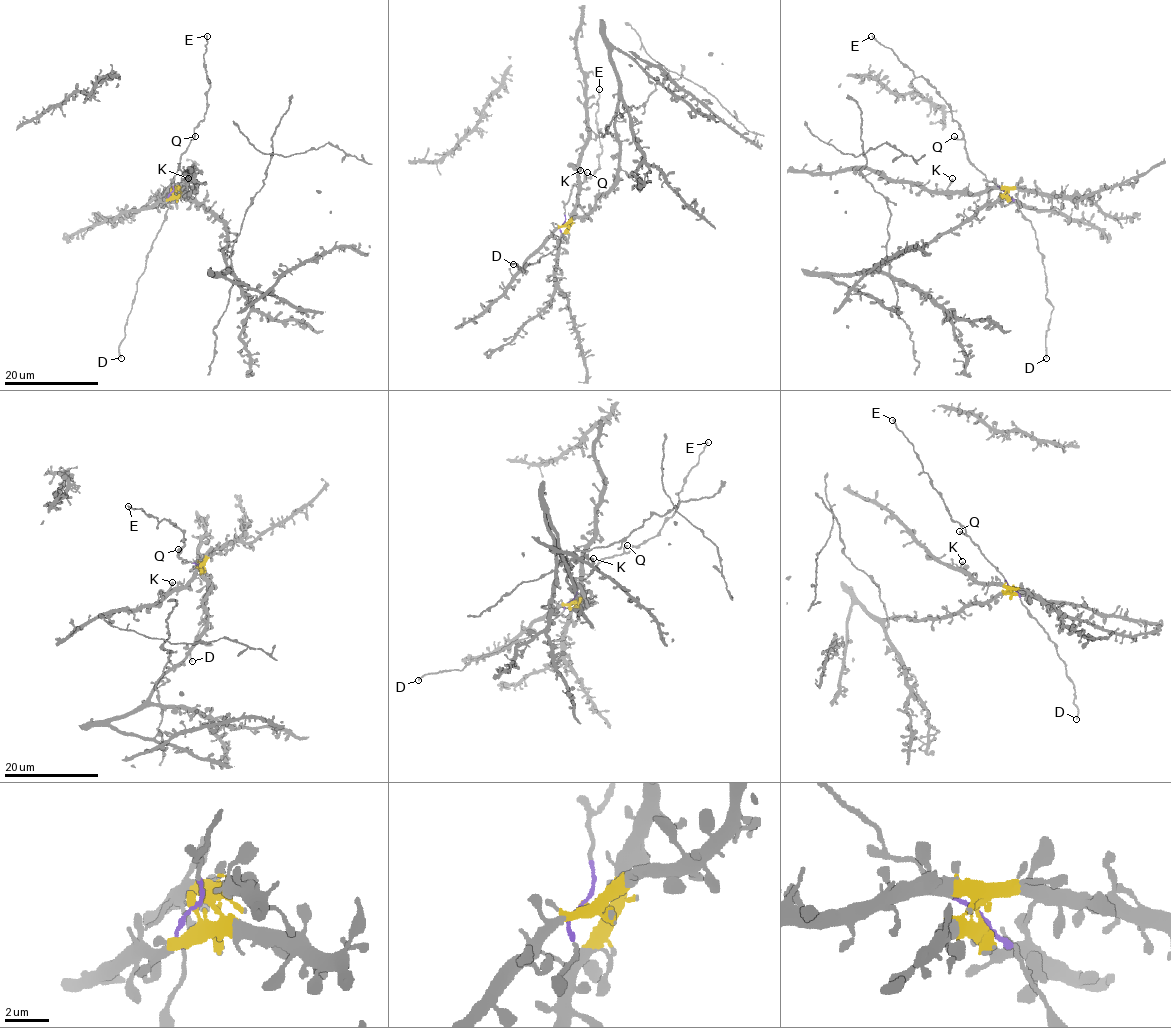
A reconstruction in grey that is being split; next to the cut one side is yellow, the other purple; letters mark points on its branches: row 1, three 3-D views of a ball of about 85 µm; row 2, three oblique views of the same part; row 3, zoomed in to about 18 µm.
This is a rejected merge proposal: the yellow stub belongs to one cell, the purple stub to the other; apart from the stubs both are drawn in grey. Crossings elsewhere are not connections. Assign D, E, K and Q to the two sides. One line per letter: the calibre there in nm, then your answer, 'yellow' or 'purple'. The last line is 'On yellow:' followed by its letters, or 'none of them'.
D: 190 nm thick; purple
E: 200 nm thick; purple
K: 400 nm thick; yellow
Q: 320 nm thick; purple
On yellow: K

